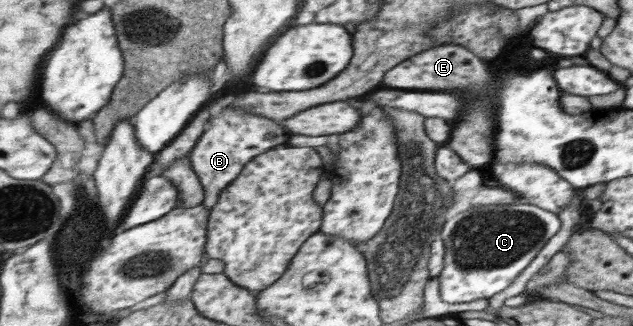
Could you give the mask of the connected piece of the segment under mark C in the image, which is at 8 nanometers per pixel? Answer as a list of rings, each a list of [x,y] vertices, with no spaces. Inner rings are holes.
[[[532,204],[468,207],[444,223],[439,233],[444,245],[444,262],[436,276],[438,296],[446,303],[468,303],[504,291],[561,227],[558,215]]]

